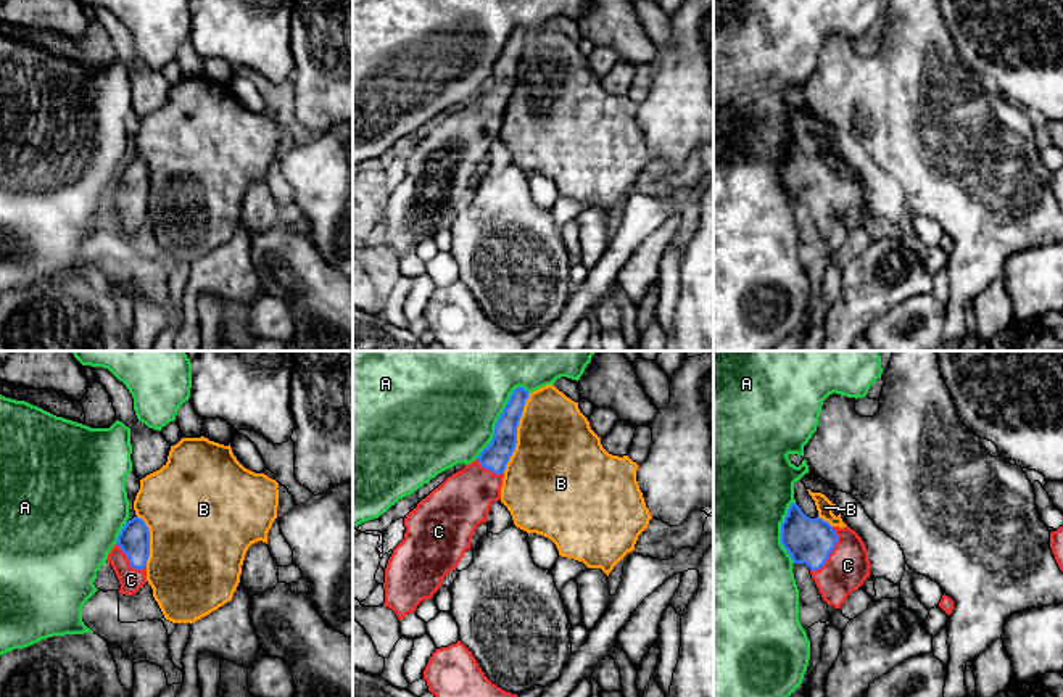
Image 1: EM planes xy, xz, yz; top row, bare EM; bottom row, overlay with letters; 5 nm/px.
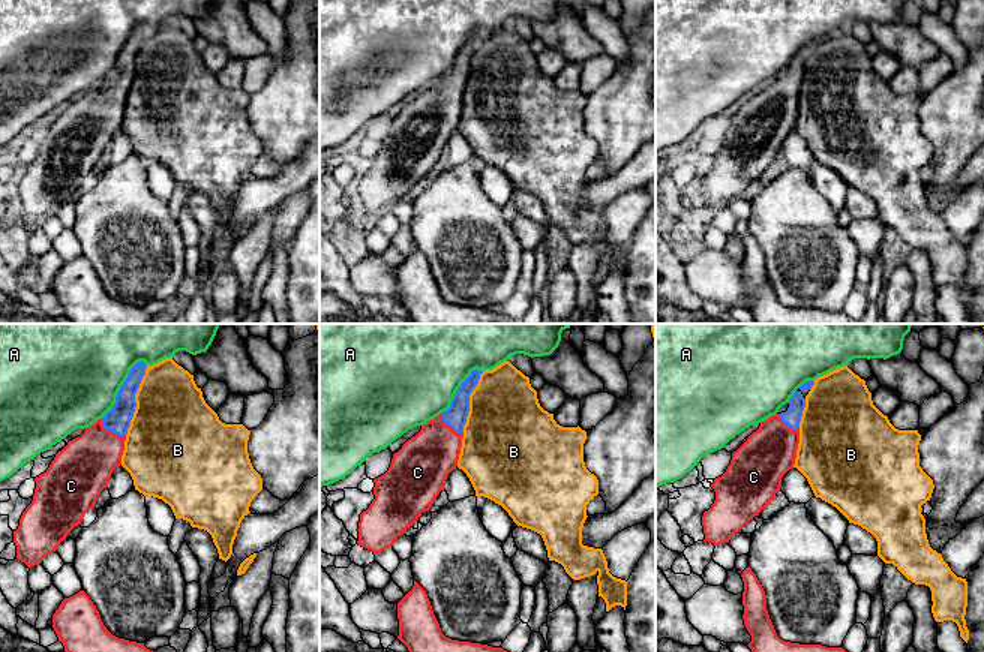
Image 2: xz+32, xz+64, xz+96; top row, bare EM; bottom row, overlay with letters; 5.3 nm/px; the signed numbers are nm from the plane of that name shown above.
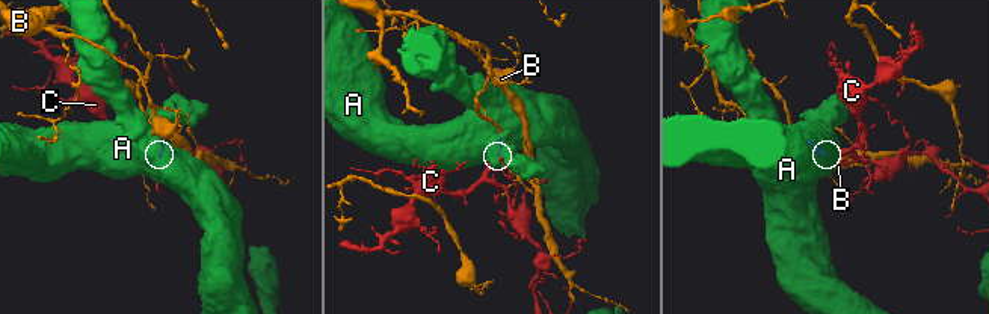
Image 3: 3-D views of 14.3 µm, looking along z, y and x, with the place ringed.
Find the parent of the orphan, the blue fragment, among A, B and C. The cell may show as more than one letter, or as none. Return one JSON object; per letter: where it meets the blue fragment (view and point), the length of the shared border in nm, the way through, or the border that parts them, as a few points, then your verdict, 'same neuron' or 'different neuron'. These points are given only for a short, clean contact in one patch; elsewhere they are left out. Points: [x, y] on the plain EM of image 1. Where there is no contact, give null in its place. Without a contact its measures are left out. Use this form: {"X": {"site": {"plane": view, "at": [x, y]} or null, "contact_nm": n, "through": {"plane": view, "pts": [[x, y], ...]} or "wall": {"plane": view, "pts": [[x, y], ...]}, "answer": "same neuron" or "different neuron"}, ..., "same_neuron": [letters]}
{"A": {"site": {"plane": "xz", "at": [498, 58]}, "contact_nm": 440, "answer": "different neuron"}, "B": {"site": {"plane": "xz", "at": [516, 73]}, "contact_nm": 420, "answer": "different neuron"}, "C": {"site": {"plane": "yz", "at": [831, 189]}, "contact_nm": 260, "through": {"plane": "yz", "pts": [[809, 181], [831, 189], [847, 205]]}, "answer": "same neuron"}, "same_neuron": ["C"]}

